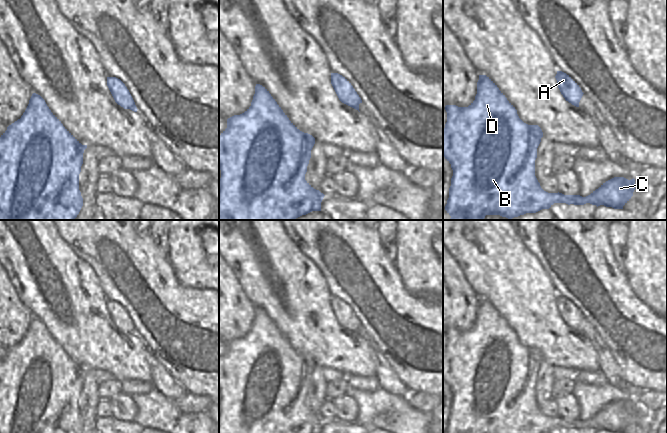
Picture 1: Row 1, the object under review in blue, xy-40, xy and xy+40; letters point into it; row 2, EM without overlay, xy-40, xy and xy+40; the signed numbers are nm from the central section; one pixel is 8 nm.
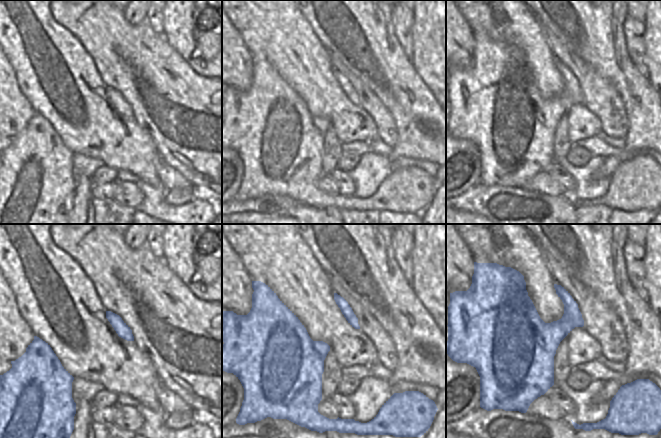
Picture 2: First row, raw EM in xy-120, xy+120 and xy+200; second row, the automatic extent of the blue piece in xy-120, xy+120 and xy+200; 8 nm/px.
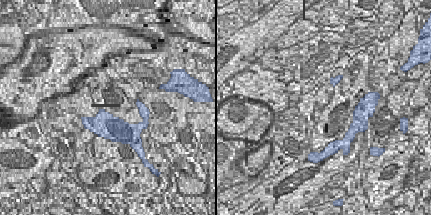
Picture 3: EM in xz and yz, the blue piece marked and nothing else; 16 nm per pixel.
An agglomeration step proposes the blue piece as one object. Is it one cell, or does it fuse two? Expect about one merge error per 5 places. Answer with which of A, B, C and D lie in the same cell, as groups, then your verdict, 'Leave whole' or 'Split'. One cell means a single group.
Groups: A B C D. Leave whole.

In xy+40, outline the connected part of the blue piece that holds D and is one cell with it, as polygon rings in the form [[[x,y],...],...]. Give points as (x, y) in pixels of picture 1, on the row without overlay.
[[[479,299],[475,324],[468,331],[446,329],[447,346],[443,353],[443,381],[451,388],[453,400],[445,433],[549,433],[554,427],[584,429],[590,427],[623,433],[635,414],[635,403],[614,401],[590,419],[564,419],[544,415],[535,400],[537,372],[543,361],[538,349],[528,349],[518,340],[515,331],[486,299]]]

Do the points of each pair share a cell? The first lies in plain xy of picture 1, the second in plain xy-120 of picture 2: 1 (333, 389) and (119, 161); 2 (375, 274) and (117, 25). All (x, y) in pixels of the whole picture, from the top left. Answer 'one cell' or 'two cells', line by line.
1: two cells
2: one cell

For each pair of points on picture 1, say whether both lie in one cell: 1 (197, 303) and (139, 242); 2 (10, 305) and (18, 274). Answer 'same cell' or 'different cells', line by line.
1: same cell
2: different cells

